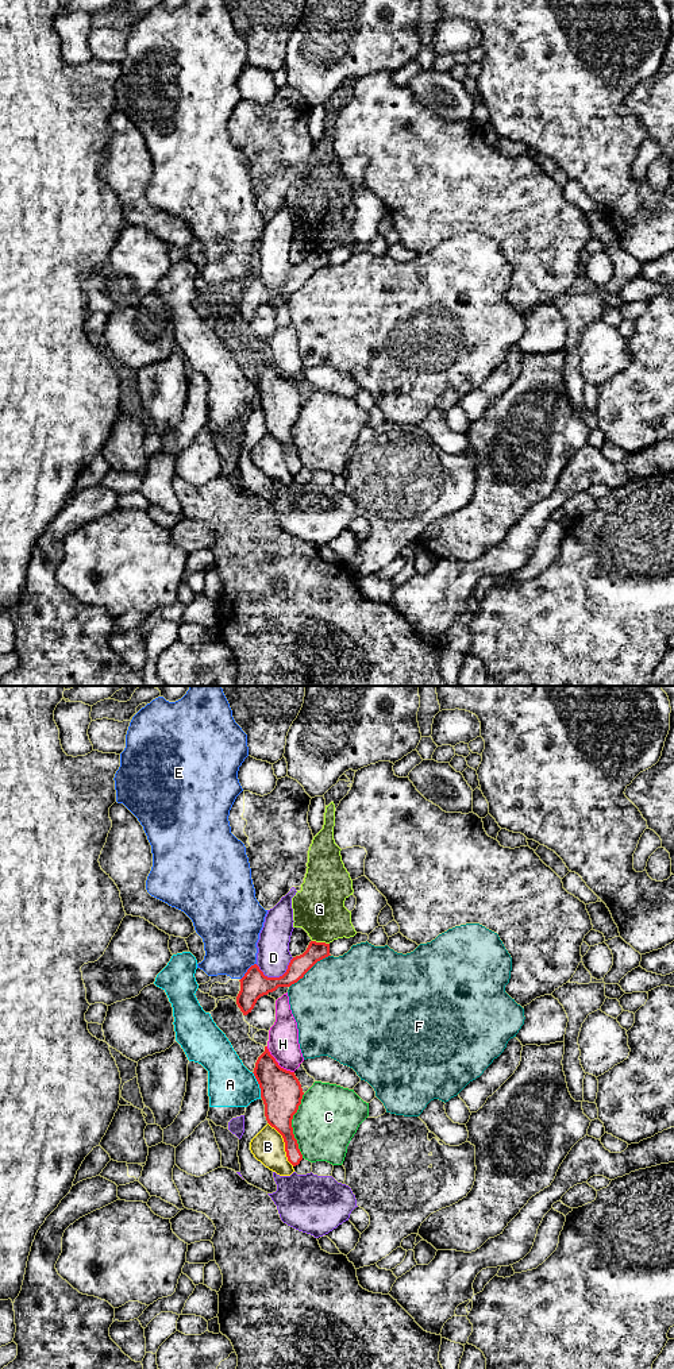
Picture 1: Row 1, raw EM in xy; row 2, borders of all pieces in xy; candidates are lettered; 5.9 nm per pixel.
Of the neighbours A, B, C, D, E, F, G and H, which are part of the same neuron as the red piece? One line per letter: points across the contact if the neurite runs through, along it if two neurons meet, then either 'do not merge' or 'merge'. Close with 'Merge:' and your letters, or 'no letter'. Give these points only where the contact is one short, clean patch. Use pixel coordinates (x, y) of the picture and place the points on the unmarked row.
A: do not merge
B: do not merge
C: do not merge
D: do not merge
E: do not merge
F: border xy (330, 263), (320, 267), (289, 296); do not merge
G: border xy (312, 249), (328, 253); do not merge
H: do not merge
Merge: no letter

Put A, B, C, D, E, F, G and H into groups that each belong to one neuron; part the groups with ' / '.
A / B / C / D / E / F / G / H

